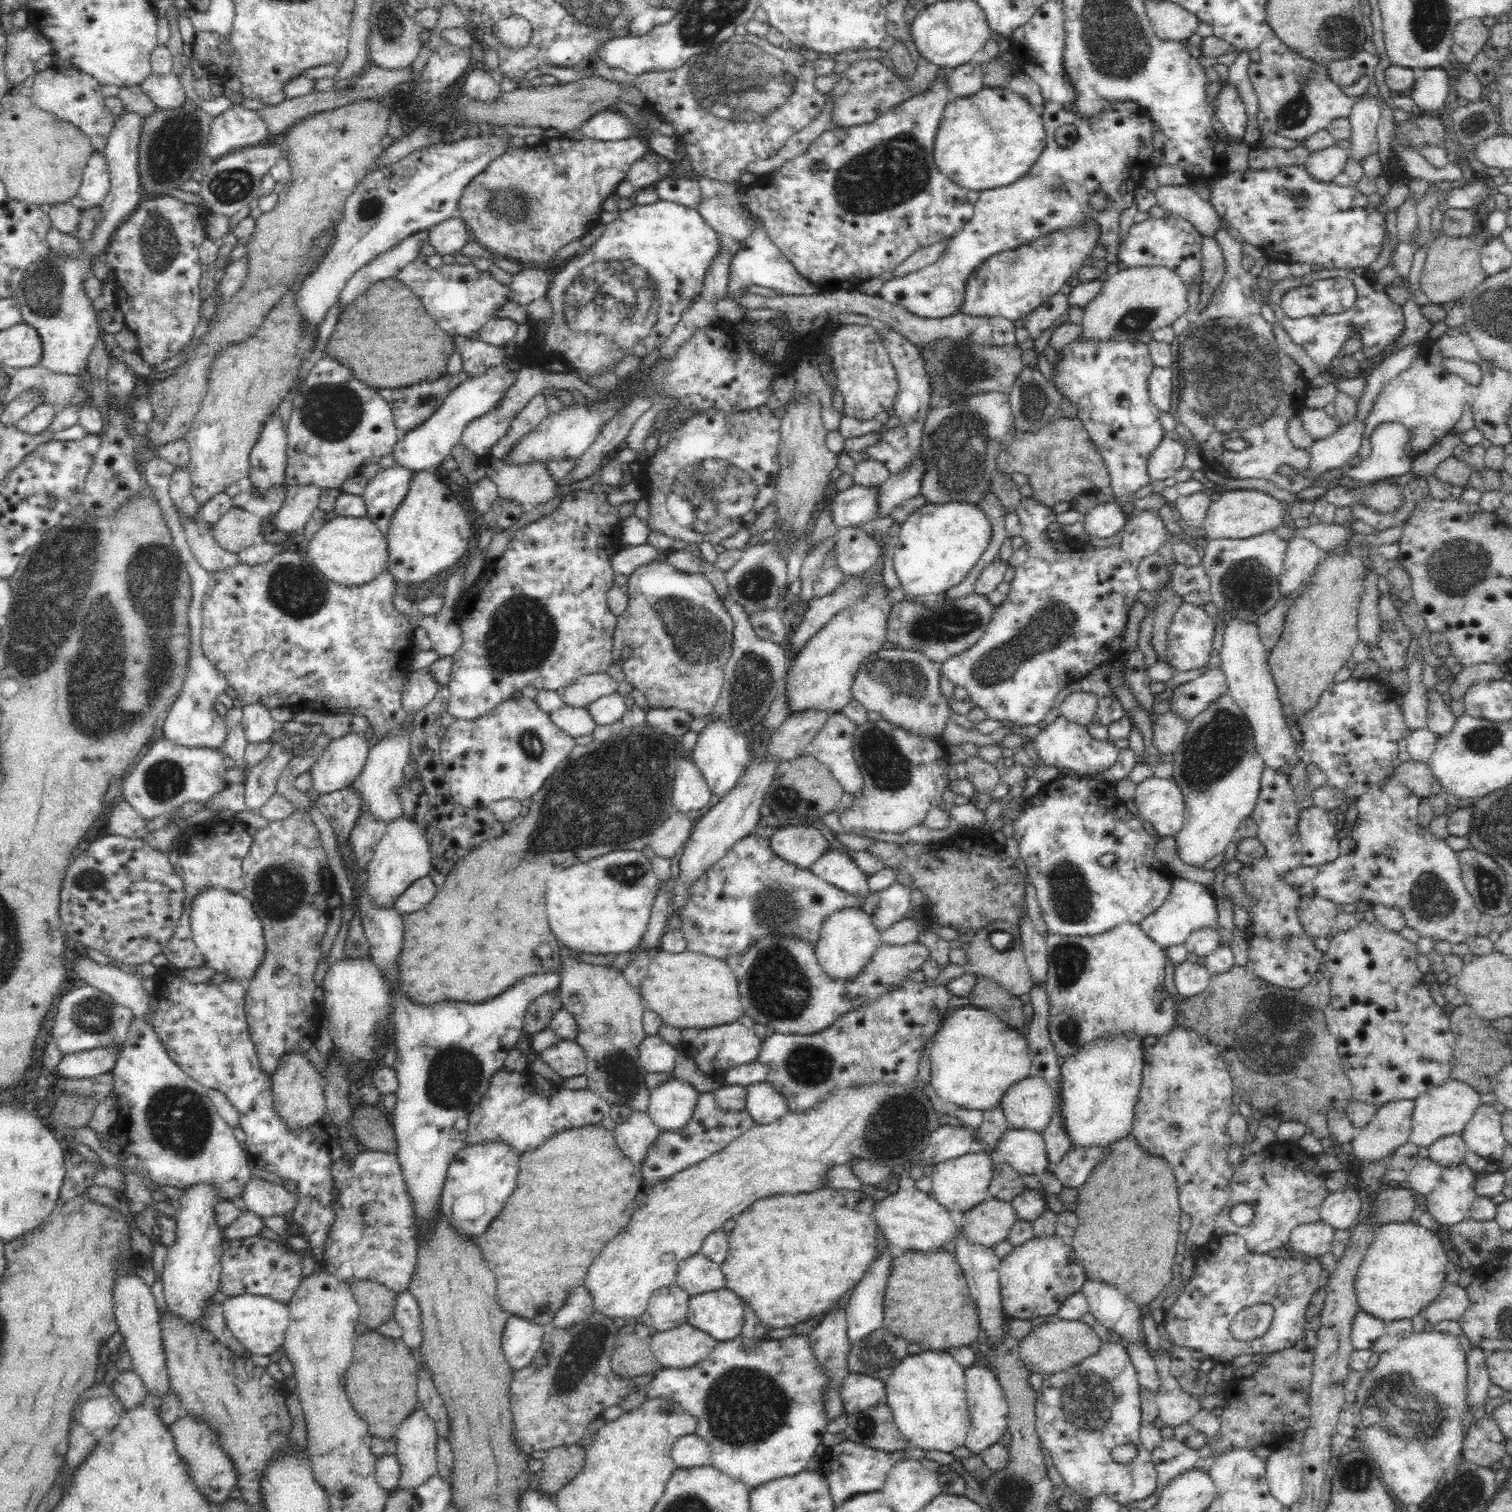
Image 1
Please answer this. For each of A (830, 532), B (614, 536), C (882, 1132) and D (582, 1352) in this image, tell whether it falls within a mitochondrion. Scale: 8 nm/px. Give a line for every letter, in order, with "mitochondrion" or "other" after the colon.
A: other
B: other
C: mitochondrion
D: mitochondrion

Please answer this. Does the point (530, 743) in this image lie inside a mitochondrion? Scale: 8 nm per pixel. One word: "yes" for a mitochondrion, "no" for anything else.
yes

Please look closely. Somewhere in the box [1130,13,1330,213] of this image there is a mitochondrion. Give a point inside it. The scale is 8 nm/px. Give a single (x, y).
(1292, 114)

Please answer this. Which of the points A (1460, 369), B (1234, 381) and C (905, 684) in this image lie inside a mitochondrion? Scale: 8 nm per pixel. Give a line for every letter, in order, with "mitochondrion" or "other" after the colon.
A: other
B: mitochondrion
C: mitochondrion

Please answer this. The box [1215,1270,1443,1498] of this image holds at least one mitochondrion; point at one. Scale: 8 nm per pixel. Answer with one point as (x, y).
(1356, 1476)

